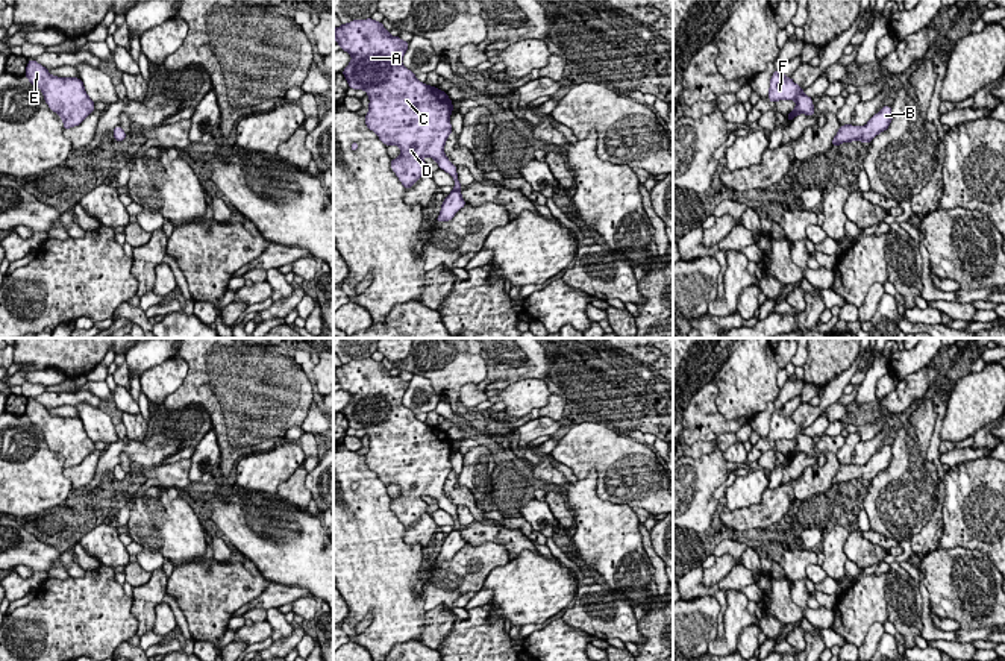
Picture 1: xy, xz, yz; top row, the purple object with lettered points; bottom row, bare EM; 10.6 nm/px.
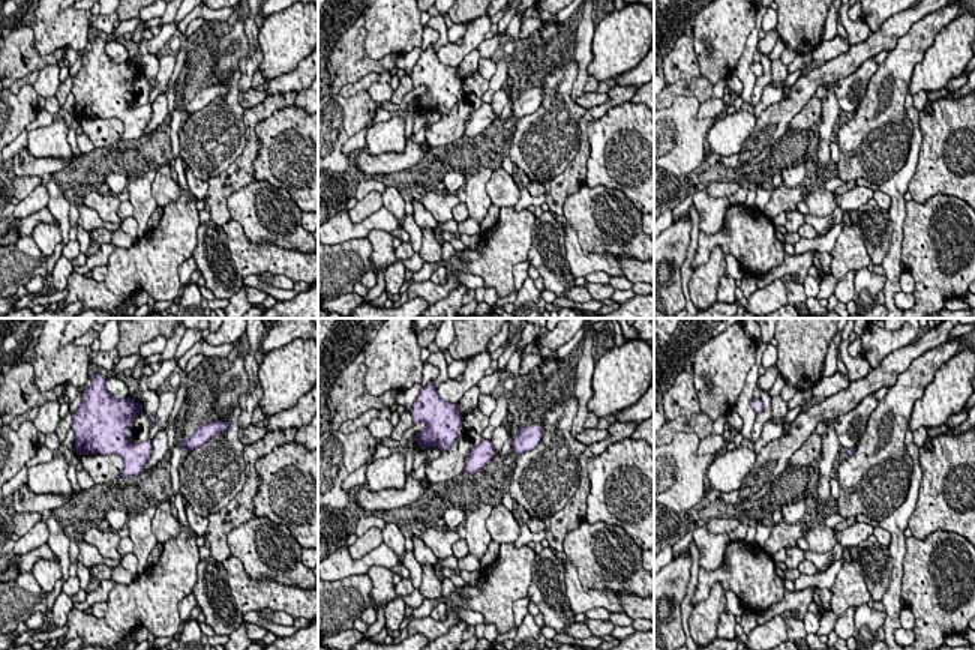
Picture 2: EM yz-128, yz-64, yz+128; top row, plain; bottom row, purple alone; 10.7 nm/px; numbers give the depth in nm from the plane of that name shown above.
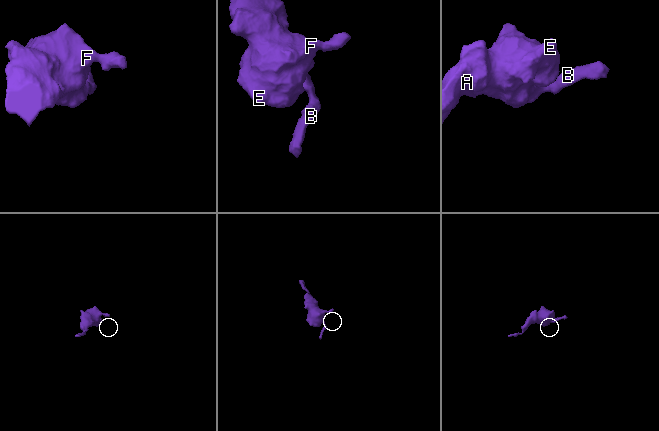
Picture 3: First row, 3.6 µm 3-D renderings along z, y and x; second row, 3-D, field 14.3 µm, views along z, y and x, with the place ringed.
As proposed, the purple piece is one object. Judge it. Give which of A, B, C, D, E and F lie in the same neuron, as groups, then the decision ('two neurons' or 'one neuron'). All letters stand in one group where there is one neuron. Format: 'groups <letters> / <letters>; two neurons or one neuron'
groups A B C D E F; one neuron

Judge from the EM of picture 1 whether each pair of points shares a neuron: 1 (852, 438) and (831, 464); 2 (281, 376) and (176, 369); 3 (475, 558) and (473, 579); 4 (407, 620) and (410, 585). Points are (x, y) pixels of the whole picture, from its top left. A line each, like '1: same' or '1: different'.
1: different
2: different
3: same
4: same

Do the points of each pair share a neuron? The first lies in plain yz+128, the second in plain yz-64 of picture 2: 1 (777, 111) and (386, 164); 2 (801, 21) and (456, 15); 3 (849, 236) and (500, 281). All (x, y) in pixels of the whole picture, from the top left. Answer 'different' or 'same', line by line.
1: same
2: same
3: same

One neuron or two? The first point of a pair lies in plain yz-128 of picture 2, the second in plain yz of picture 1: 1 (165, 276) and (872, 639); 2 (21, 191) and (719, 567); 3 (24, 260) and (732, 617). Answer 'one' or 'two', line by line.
1: two
2: two
3: two

